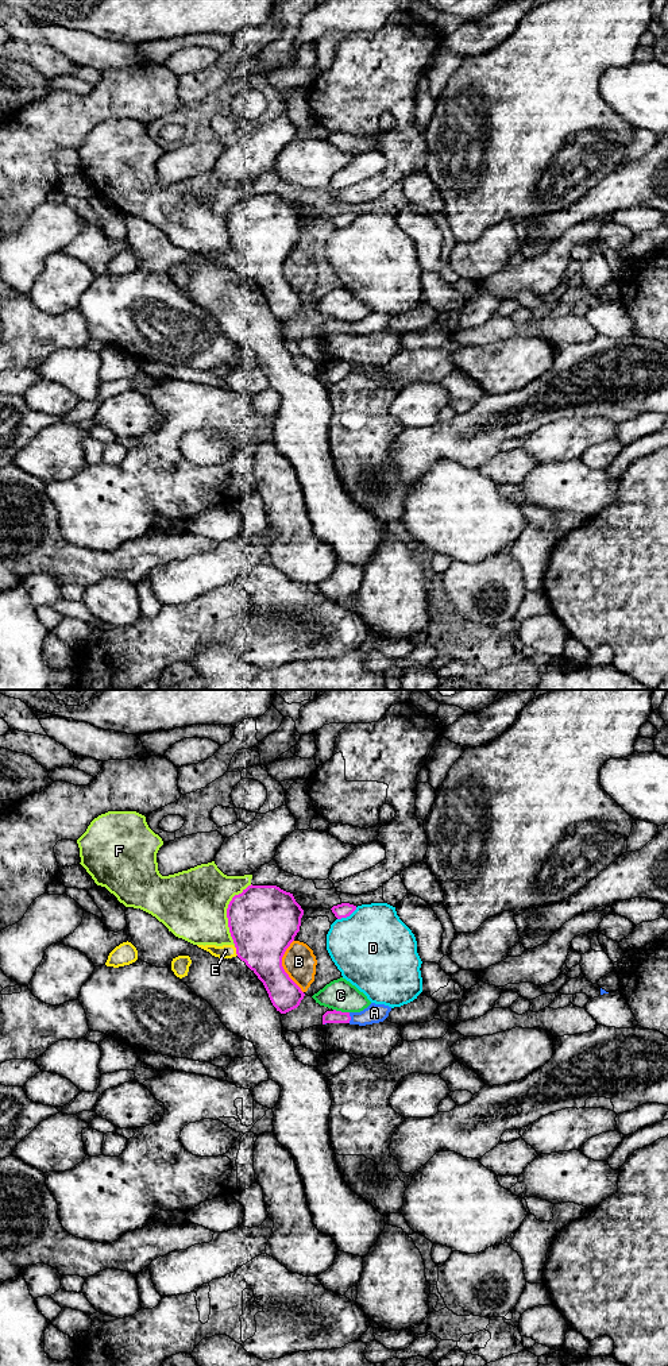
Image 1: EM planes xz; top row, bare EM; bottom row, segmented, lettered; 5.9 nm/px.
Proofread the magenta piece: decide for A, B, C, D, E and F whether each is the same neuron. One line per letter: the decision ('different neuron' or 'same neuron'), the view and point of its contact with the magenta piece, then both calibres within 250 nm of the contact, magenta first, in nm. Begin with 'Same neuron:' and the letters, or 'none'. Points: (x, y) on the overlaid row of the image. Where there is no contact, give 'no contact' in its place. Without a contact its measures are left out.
Same neuron: A
A: same neuron; meets magenta in xz at (350, 1018); 80 nm thick on the magenta side, 110 nm on the other
B: different neuron; meets magenta in xz at (282, 967); 360 nm thick on the magenta side, 200 nm on the other
C: different neuron; meets magenta in xz at (342, 1013); 80 nm thick on the magenta side, 190 nm on the other
D: different neuron; meets magenta in xz at (347, 915); 90 nm thick on the magenta side, 480 nm on the other
E: different neuron; meets magenta in xz at (236, 950); 420 nm thick on the magenta side, 80 nm on the other
F: different neuron; meets magenta in xz at (227, 913); 420 nm thick on the magenta side, 400 nm on the other

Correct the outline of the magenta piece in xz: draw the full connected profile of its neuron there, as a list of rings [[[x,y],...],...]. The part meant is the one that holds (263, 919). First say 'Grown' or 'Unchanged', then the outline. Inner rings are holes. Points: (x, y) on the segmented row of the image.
Unchanged. [[[248,885],[235,895],[228,904],[227,918],[238,957],[263,983],[273,1006],[281,1014],[297,1008],[305,993],[289,977],[282,966],[282,957],[300,931],[304,910],[293,894],[277,885]]]

